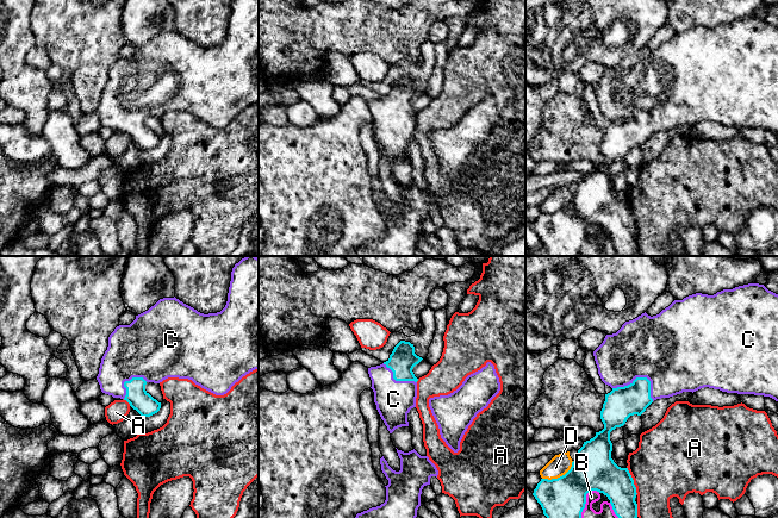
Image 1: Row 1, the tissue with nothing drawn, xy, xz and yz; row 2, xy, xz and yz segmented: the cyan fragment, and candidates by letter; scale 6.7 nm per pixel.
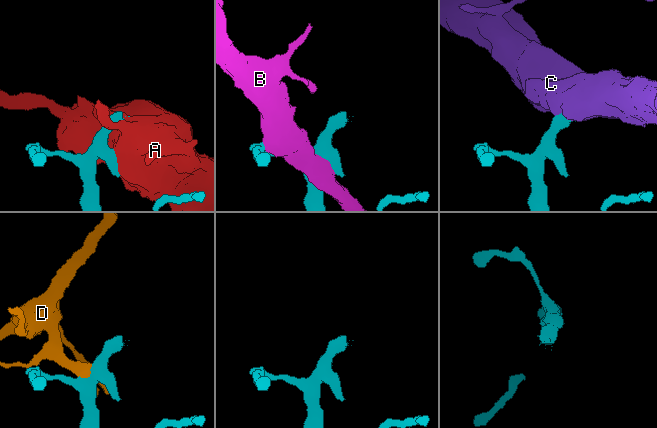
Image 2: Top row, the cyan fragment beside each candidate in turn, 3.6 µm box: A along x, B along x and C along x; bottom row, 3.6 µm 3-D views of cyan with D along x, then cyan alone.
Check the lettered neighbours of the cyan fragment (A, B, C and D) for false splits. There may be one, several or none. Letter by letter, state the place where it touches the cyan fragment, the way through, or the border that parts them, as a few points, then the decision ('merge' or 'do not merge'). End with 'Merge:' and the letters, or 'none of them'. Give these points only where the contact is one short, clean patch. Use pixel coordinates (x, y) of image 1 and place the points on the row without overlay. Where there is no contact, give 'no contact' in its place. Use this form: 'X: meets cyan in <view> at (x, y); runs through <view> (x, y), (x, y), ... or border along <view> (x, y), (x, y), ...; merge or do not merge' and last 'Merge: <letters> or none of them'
A: meets cyan in yz at (633, 214); do not merge
B: meets cyan in yz at (585, 236); do not merge
C: meets cyan in yz at (641, 111); runs through yz (621, 136), (641, 111), (665, 82); merge
D: meets cyan in yz at (560, 210); border along yz (573, 194), (572, 199), (564, 207), (556, 211), (542, 212); do not merge
Merge: C

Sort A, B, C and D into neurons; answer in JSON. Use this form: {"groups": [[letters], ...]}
{"groups": [["A"], ["B"], ["C"], ["D"]]}

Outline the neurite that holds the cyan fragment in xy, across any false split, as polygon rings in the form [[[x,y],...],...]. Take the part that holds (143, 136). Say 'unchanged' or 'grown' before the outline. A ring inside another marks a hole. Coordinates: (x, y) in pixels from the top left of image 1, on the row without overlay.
grown | [[[234,0],[228,35],[220,45],[204,48],[175,30],[163,31],[136,49],[130,58],[117,60],[108,70],[97,113],[102,126],[124,132],[142,150],[150,150],[160,144],[161,136],[145,124],[148,116],[160,117],[168,111],[188,112],[216,129],[224,129],[255,102],[259,102],[259,0]]]

